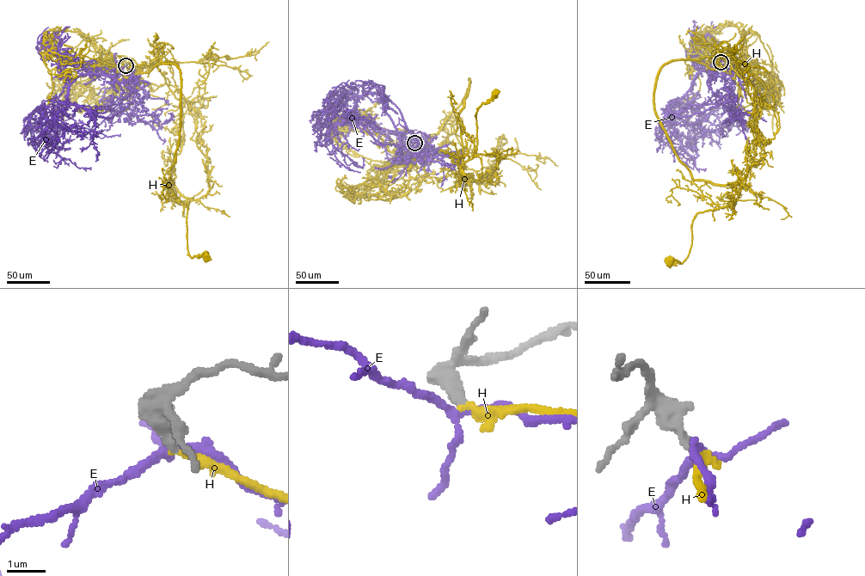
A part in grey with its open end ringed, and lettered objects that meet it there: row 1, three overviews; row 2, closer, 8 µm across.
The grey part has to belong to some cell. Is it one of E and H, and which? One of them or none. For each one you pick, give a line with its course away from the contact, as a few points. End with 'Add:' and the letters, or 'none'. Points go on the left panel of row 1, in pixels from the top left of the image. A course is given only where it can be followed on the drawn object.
H: course (125, 65), (131, 75), (156, 65), (197, 112), (210, 188), (187, 198), (187, 249), (206, 256)
Add: H

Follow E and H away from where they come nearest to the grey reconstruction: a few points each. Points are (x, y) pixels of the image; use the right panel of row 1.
E: (720, 62), (710, 73), (700, 71), (669, 112), (684, 122), (730, 121), (745, 130), (737, 123)
H: (720, 62), (723, 71), (729, 62), (747, 82), (760, 135), (733, 202), (696, 214), (688, 257), (669, 261)

